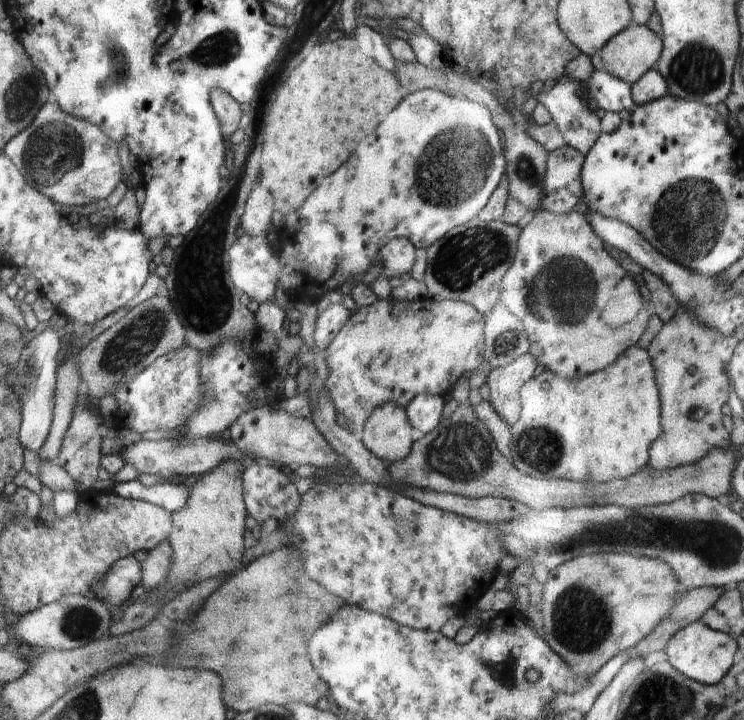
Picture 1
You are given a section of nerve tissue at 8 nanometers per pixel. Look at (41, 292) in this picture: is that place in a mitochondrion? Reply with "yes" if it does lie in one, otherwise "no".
no

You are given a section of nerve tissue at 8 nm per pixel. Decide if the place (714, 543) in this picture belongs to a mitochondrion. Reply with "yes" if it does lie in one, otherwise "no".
yes

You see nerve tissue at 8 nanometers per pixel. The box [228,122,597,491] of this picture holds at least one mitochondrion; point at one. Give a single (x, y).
(462, 178)

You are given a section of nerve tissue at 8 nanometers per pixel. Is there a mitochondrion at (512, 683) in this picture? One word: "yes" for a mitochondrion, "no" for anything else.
no

